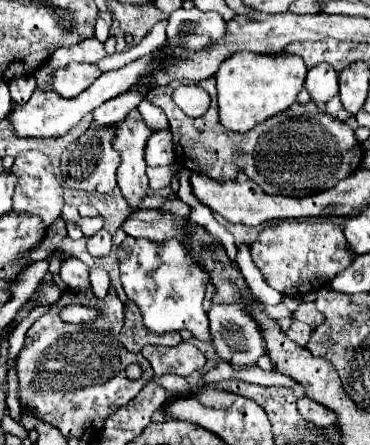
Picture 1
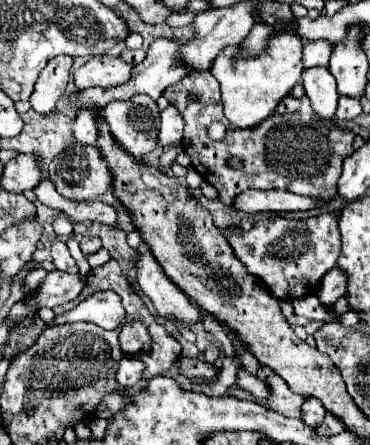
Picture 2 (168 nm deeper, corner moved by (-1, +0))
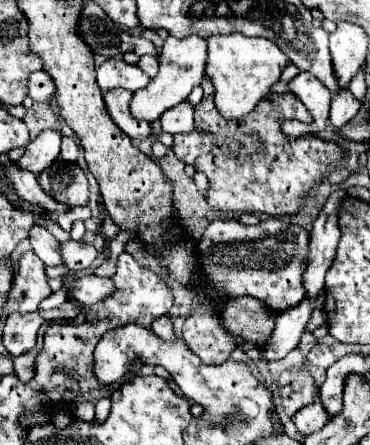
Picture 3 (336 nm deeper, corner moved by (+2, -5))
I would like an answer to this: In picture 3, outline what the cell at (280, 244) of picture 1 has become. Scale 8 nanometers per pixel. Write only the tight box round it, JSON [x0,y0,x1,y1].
[183,218,309,364]

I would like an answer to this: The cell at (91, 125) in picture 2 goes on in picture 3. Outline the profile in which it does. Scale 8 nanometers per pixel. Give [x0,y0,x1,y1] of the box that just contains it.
[59,138,79,162]

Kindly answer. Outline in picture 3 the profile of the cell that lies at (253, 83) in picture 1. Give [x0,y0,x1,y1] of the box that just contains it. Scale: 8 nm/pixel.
[205,32,287,120]

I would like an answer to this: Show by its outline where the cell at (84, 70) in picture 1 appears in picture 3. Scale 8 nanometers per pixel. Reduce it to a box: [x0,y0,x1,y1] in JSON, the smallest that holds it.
[97,58,151,92]

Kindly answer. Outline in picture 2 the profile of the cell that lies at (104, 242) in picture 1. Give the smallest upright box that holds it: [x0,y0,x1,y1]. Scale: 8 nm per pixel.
[80,237,102,255]

